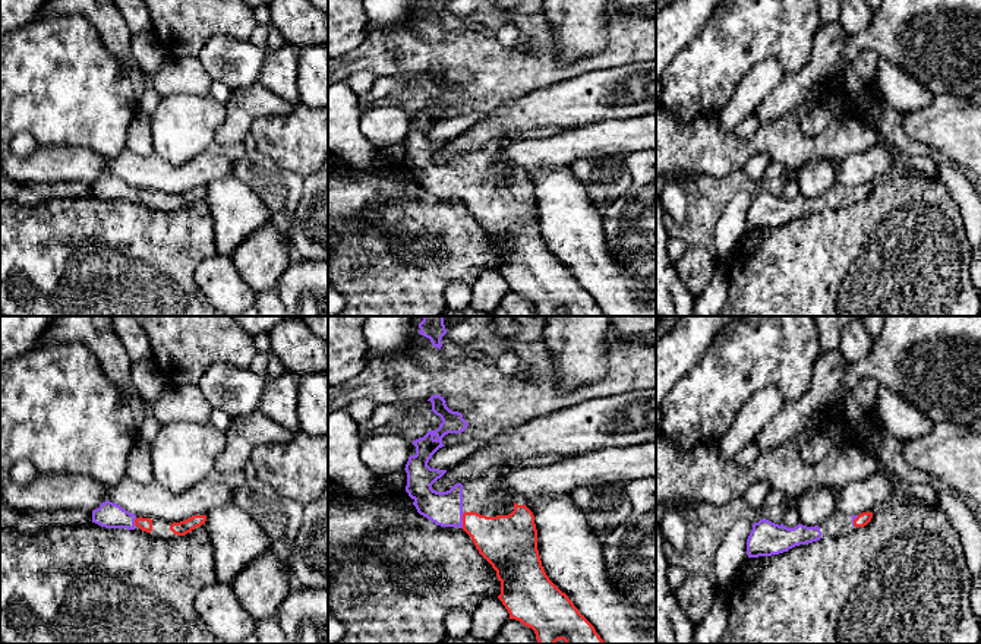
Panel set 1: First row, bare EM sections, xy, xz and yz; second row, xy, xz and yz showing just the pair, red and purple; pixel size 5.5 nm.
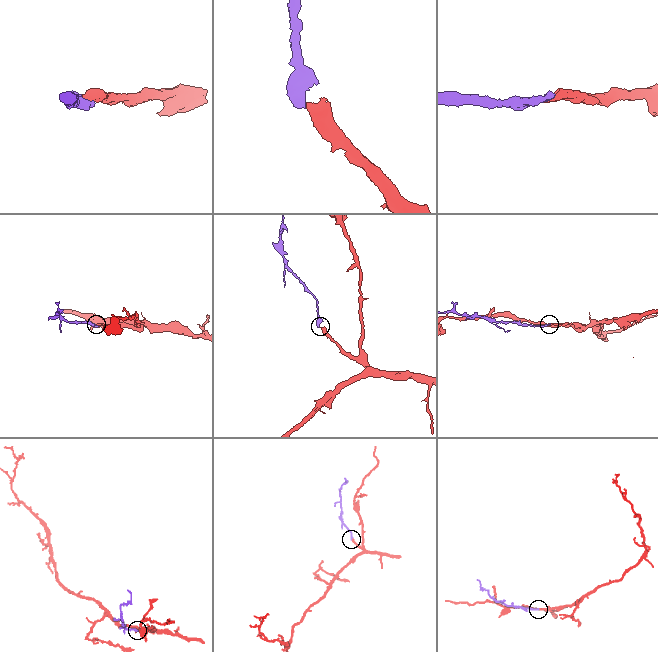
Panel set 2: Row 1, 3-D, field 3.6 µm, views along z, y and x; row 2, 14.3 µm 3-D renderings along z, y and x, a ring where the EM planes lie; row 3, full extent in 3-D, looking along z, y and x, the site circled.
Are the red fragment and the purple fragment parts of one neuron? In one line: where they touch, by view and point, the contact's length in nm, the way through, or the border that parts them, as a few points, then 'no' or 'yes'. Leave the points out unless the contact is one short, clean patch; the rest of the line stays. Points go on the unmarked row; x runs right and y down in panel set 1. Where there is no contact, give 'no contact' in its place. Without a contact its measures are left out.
xz (463, 192) | 90 nm | yes

